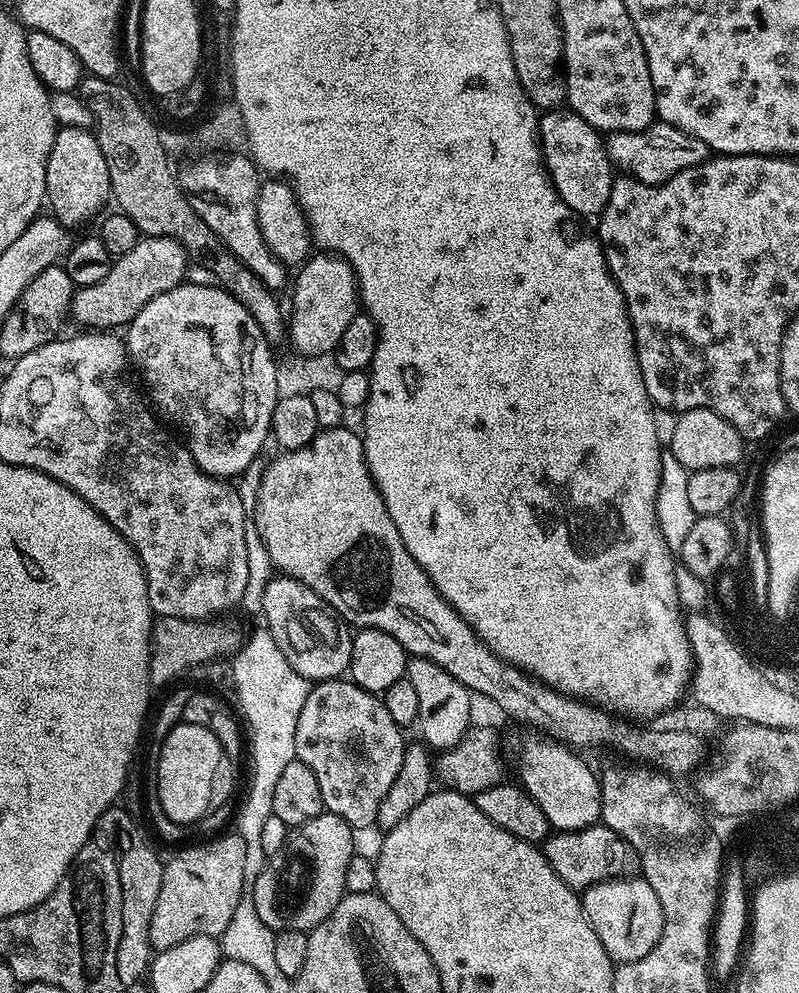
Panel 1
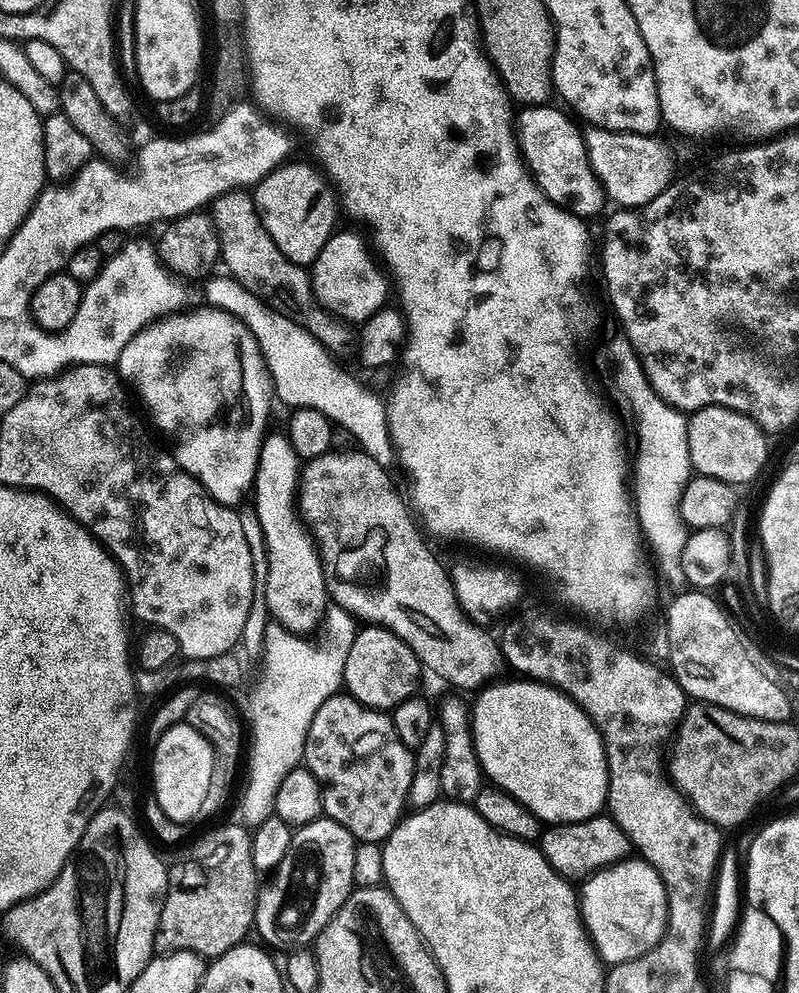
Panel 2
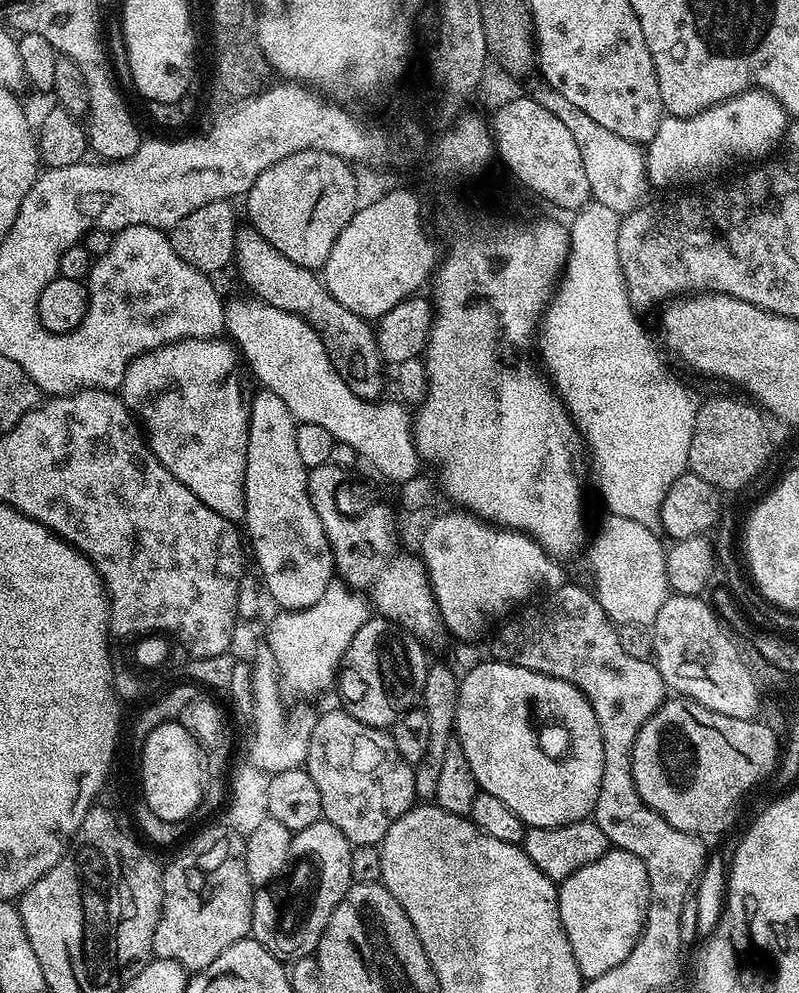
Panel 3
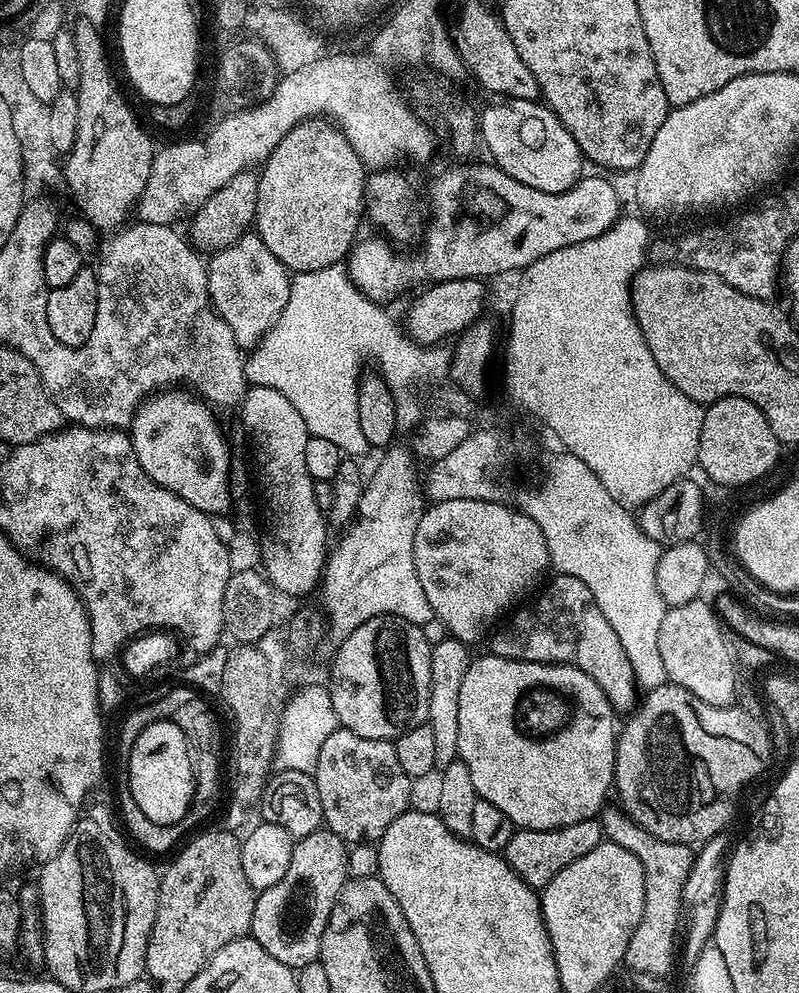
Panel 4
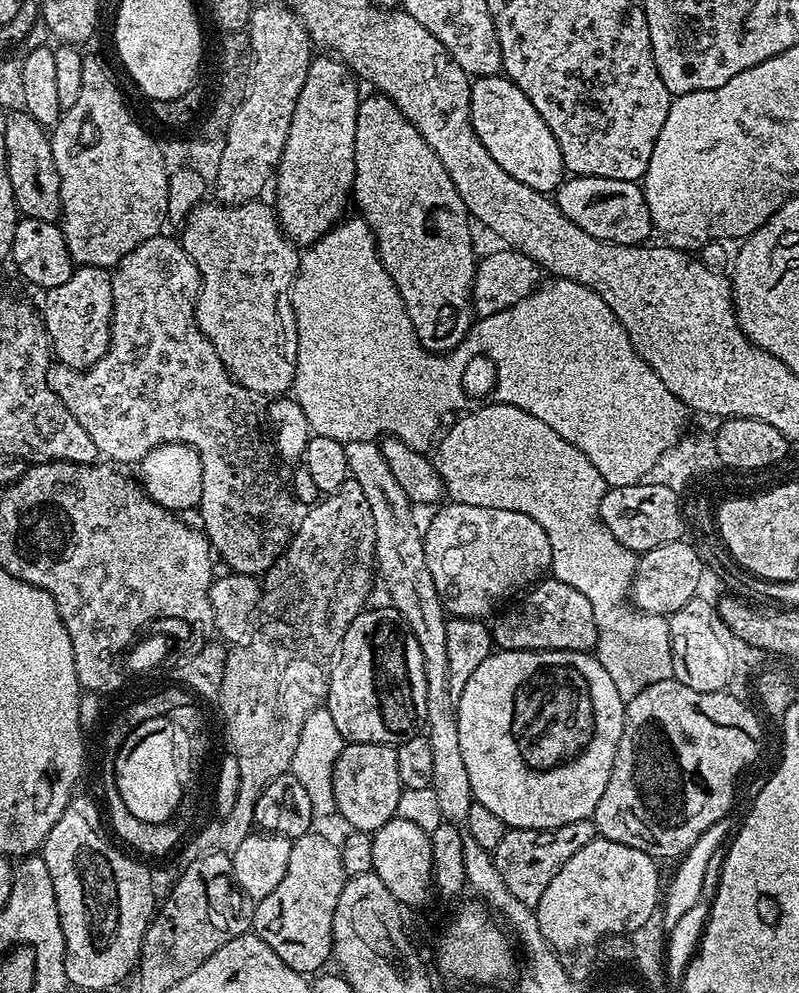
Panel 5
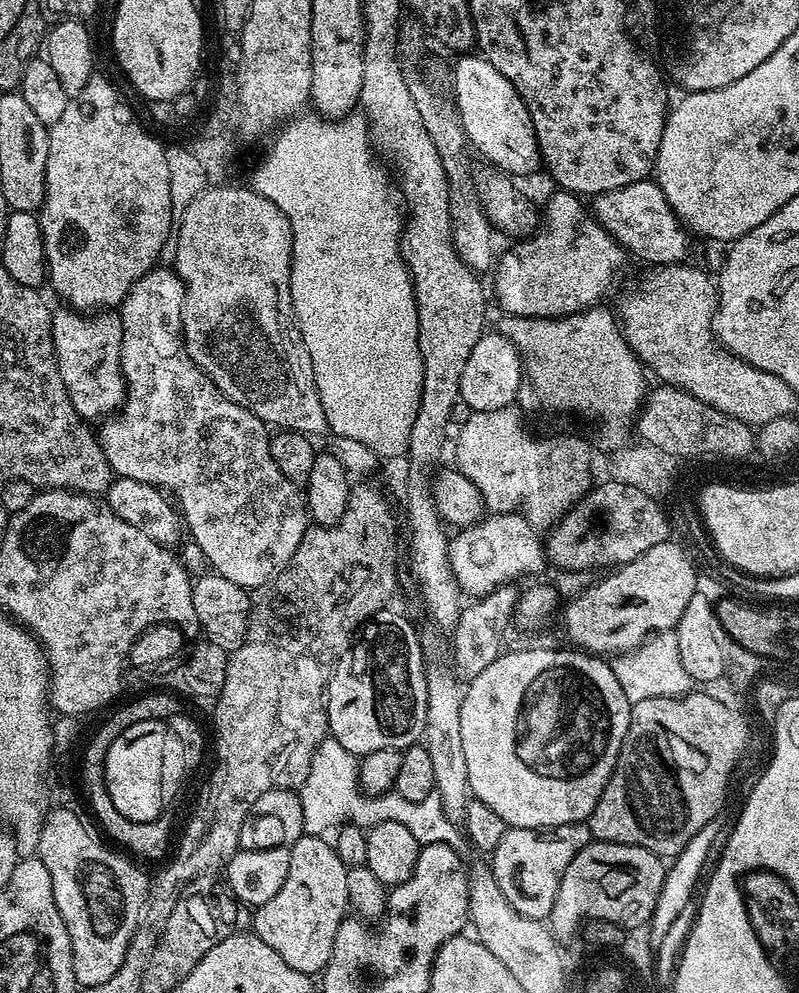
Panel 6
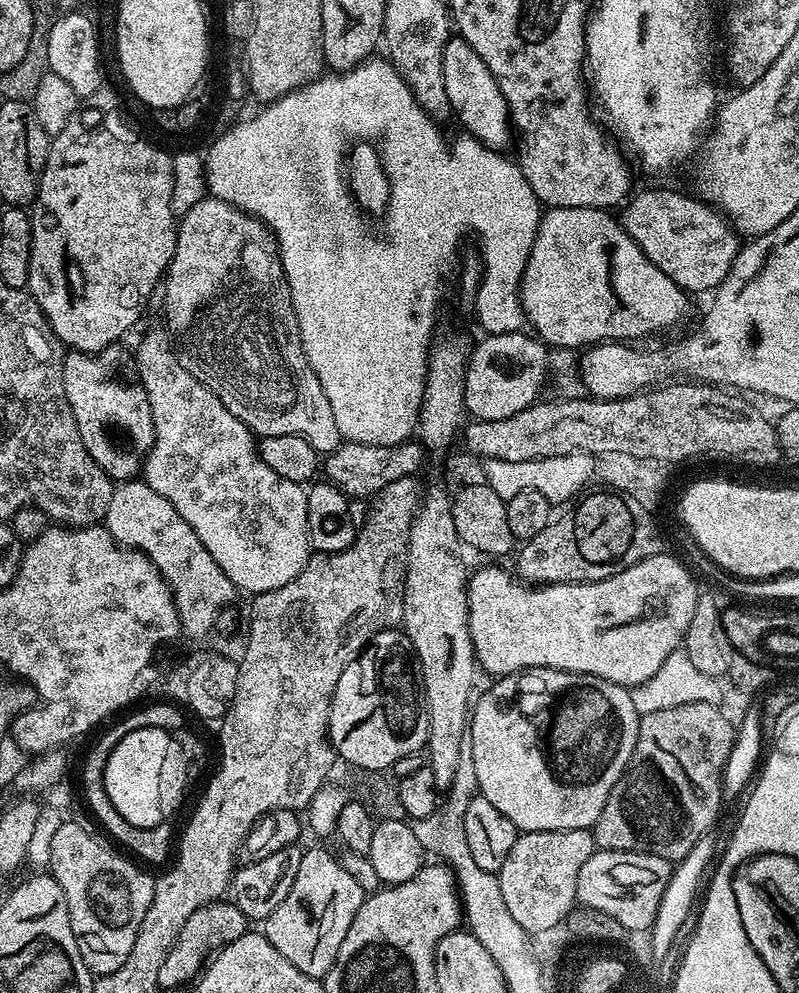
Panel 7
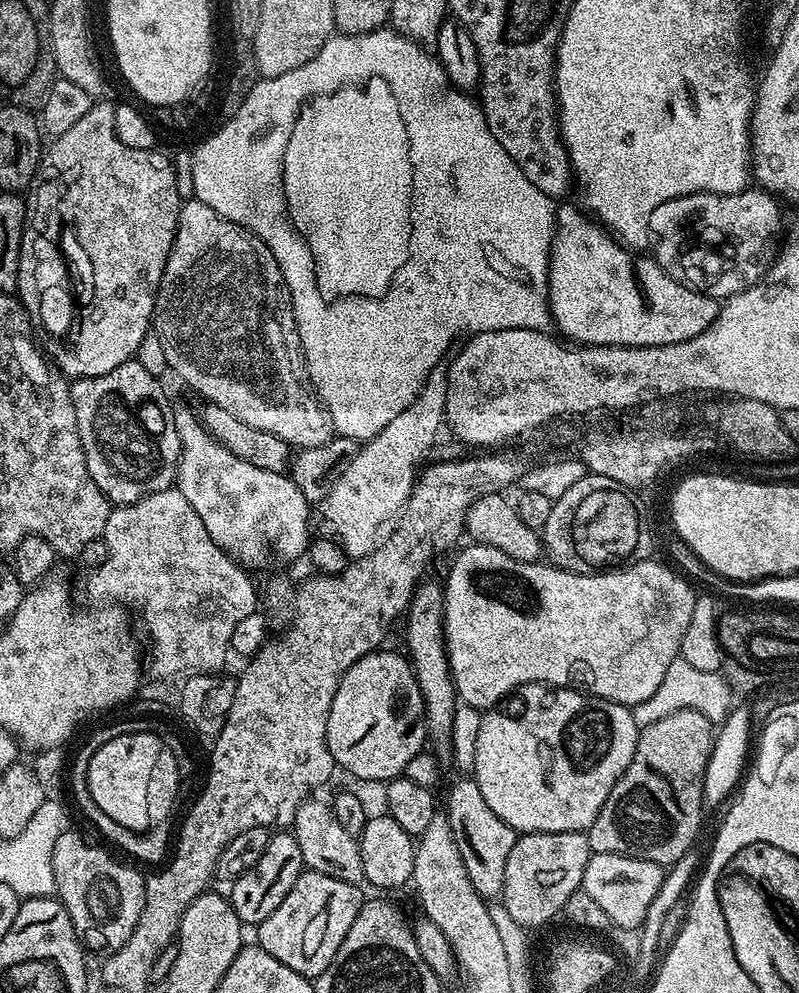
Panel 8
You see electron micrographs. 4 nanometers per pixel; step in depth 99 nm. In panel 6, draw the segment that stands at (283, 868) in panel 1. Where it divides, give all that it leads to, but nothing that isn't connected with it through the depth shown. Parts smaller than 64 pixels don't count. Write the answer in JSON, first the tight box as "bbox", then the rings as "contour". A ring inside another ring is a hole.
{"bbox":[250,834,350,974],"contour":[[[305,834],[288,848],[290,871],[286,873],[286,882],[282,882],[282,890],[278,890],[270,902],[255,909],[250,920],[251,931],[262,938],[286,966],[309,974],[323,973],[332,961],[338,926],[350,908],[346,890],[348,868],[342,858],[338,858],[335,847],[326,841],[324,836]]]}

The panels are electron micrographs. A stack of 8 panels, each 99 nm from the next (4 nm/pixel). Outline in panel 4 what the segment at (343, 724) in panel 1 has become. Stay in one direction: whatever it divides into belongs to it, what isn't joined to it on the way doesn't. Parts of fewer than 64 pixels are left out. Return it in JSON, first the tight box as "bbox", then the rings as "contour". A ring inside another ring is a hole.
{"bbox":[314,726,414,845],"contour":[[[337,726],[318,750],[314,775],[327,831],[338,834],[345,845],[379,842],[390,822],[409,811],[414,780],[398,763],[393,741],[362,738]]]}

